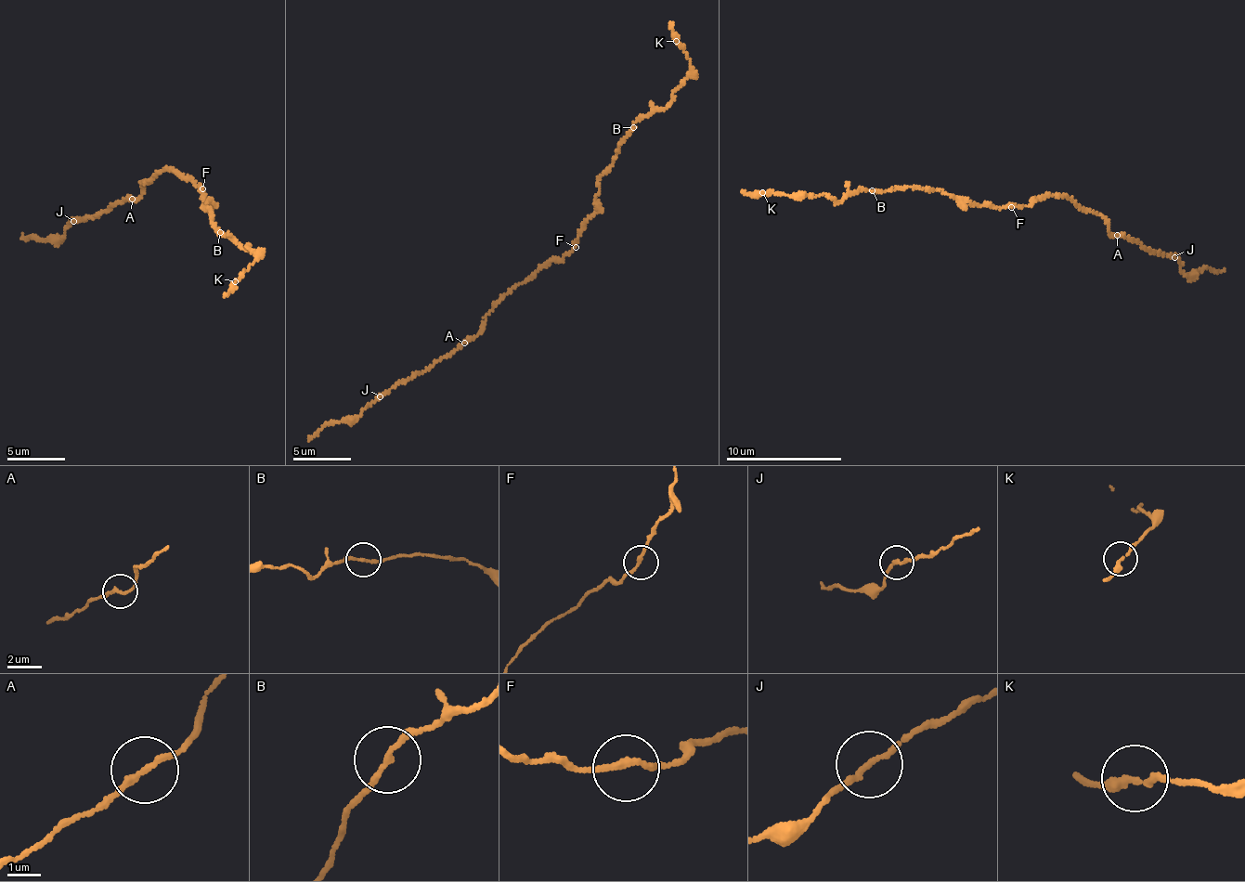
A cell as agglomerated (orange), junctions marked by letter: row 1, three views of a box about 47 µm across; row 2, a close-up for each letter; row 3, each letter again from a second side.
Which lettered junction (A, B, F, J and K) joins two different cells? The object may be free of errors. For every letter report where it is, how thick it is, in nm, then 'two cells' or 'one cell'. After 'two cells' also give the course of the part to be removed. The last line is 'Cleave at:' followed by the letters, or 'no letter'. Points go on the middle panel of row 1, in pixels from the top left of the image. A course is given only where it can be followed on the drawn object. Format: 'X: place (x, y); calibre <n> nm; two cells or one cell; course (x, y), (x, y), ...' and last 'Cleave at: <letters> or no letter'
A: place (464, 343); calibre 180 nm; one cell
B: place (633, 127); calibre 170 nm; one cell
F: place (576, 247); calibre 180 nm; one cell
J: place (380, 396); calibre 180 nm; one cell
K: place (676, 41); calibre 200 nm; one cell
Cleave at: no letter

